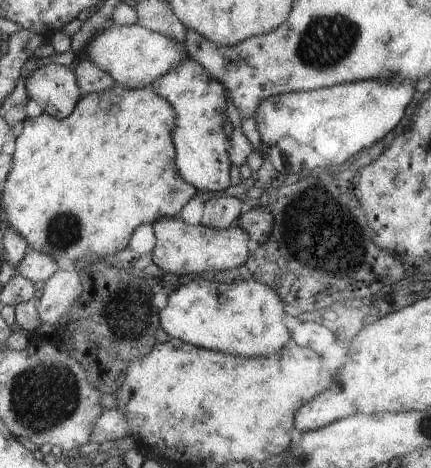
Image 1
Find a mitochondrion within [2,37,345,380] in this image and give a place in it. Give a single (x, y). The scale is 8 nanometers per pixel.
(63, 230)

